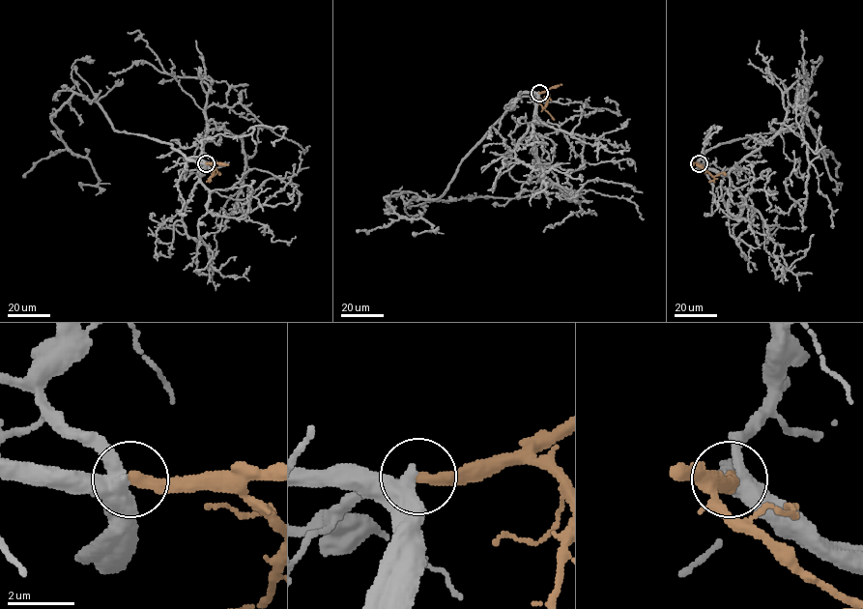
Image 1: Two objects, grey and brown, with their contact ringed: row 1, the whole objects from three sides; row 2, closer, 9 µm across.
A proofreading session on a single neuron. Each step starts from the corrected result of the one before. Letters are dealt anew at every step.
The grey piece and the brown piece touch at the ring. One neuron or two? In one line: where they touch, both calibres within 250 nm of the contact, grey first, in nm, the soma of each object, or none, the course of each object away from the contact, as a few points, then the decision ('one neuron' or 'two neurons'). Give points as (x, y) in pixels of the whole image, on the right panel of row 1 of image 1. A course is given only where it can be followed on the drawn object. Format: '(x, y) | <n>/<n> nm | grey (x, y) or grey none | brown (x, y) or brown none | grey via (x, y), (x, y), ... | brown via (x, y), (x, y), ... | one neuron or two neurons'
(699, 163) | 400/360 nm | grey none | brown none | grey via (698, 163), (722, 143), (793, 130), (805, 108), (797, 93), (802, 114), (840, 190) | brown via (699, 163), (713, 176), (724, 172), (724, 174) | two neurons

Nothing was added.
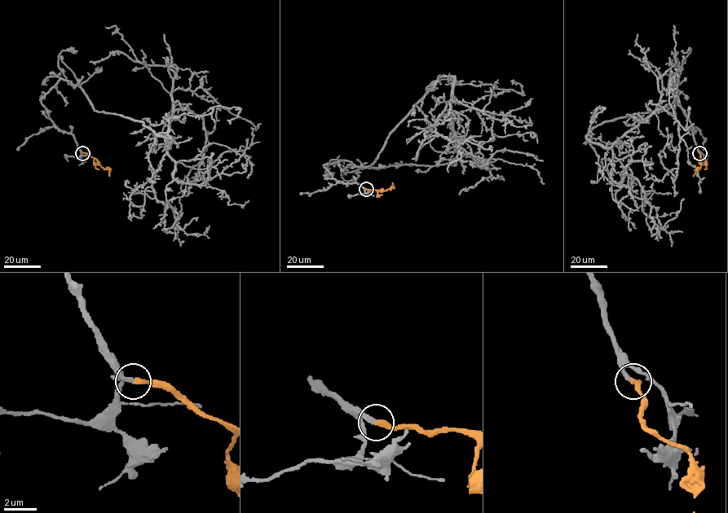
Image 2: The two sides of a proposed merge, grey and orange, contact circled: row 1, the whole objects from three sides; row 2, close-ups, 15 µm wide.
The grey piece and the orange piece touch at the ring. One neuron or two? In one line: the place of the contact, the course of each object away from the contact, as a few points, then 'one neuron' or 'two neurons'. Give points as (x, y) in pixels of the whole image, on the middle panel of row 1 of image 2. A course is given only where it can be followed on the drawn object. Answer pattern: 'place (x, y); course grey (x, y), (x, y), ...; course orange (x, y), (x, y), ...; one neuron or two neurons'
place (366, 189); course grey (366, 189), (324, 165), (370, 165), (442, 76), (454, 78), (455, 142), (481, 167), (498, 151), (535, 157); course orange (366, 189), (386, 190), (393, 183); one neuron

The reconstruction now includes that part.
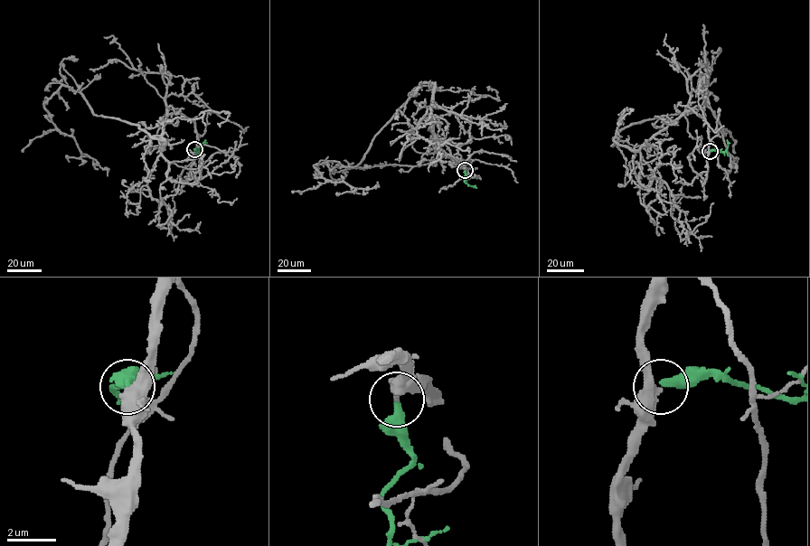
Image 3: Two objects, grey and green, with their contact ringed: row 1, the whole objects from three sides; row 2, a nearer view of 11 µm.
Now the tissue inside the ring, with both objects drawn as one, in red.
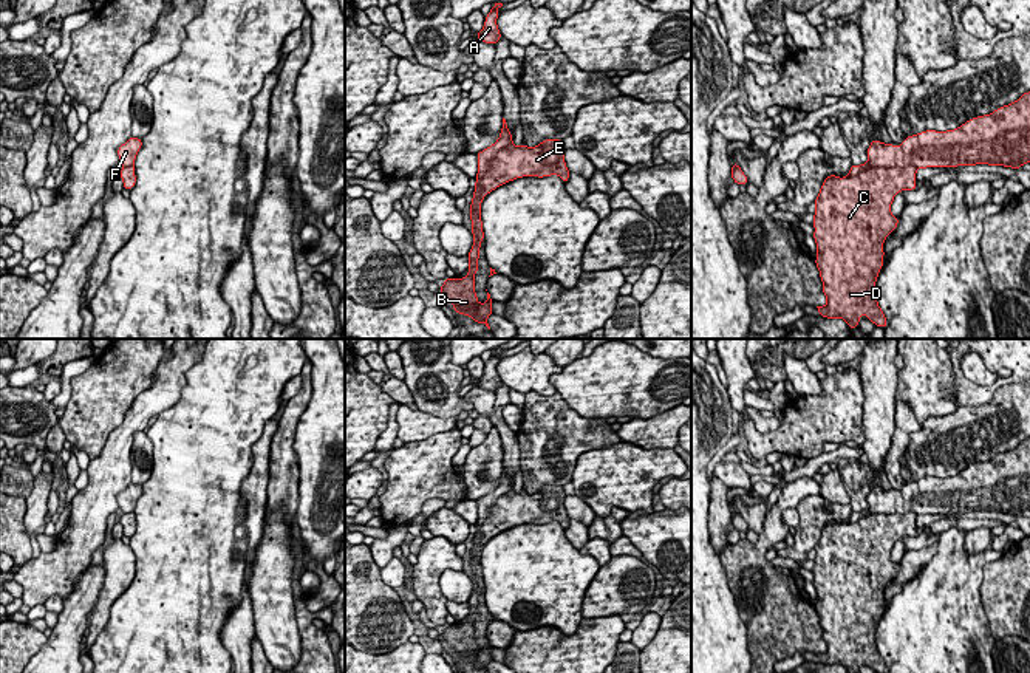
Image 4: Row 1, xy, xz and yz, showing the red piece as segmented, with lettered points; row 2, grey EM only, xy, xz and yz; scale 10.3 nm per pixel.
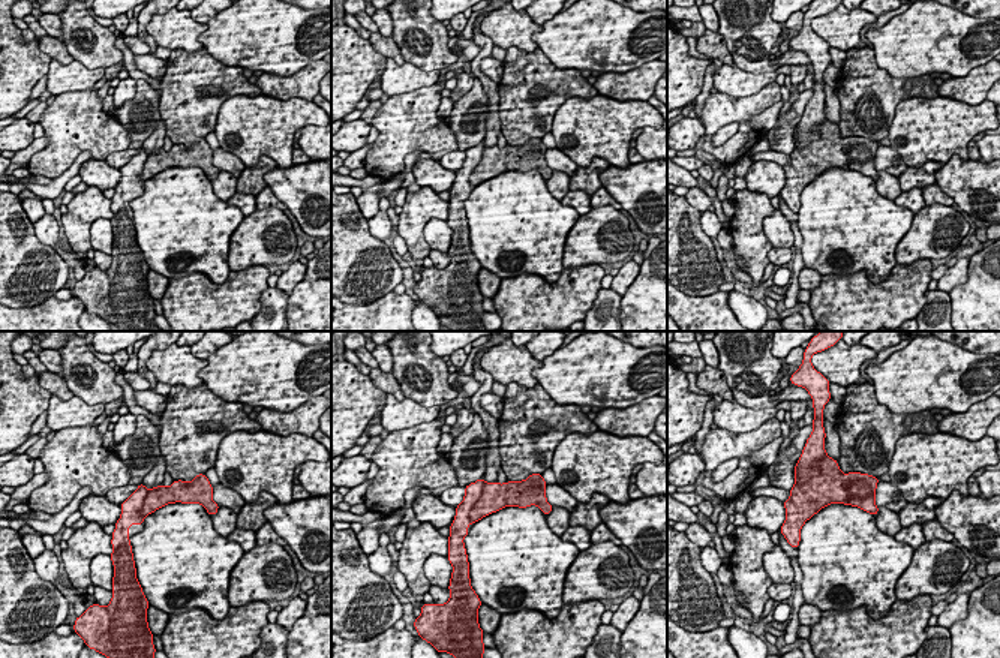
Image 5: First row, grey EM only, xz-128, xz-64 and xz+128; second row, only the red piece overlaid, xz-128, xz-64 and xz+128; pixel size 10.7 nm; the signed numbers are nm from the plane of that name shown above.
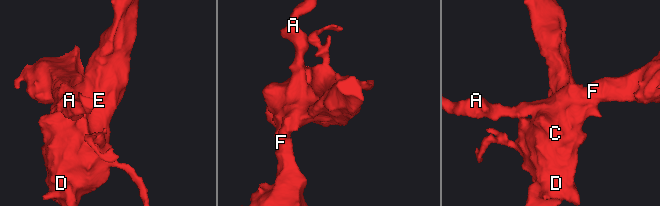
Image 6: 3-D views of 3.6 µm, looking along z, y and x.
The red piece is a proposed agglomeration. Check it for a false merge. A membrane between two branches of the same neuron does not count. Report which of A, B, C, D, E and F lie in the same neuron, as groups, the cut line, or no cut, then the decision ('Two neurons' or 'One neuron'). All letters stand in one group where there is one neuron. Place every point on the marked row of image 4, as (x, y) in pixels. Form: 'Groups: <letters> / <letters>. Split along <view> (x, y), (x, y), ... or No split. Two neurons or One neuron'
Groups: A B F / C D E. Split along yz (917, 167), (871, 166), (848, 177). Two neurons

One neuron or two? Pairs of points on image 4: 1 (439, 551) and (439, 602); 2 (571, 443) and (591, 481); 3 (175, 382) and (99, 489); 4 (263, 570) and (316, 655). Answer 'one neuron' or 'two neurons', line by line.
1: one neuron
2: two neurons
3: one neuron
4: two neurons

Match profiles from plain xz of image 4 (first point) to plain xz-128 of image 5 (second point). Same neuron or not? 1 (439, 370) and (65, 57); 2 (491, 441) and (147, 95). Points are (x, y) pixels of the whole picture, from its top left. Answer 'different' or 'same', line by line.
1: different
2: same

